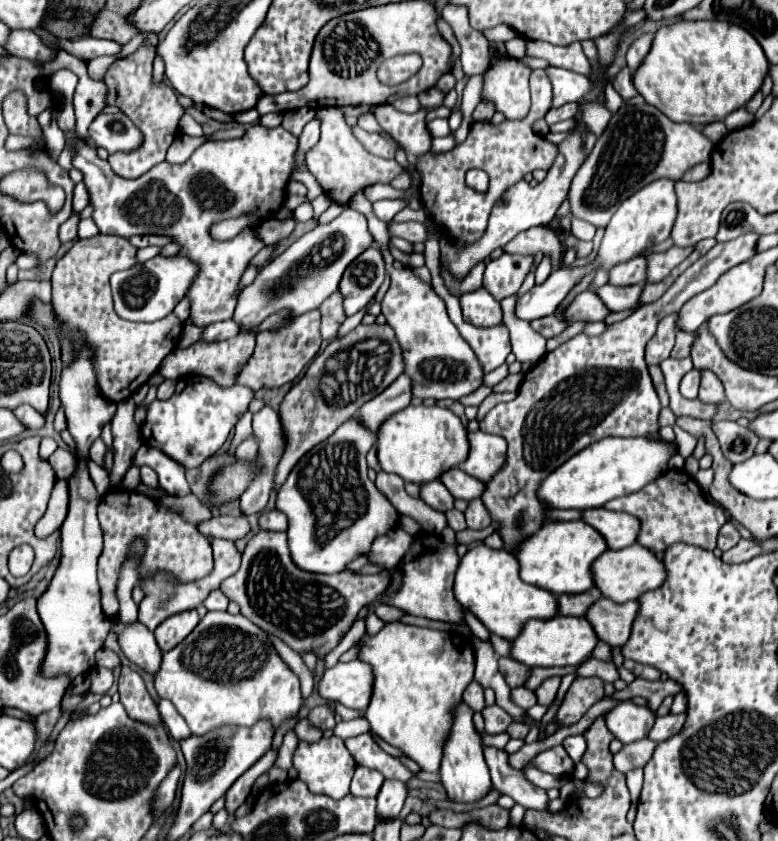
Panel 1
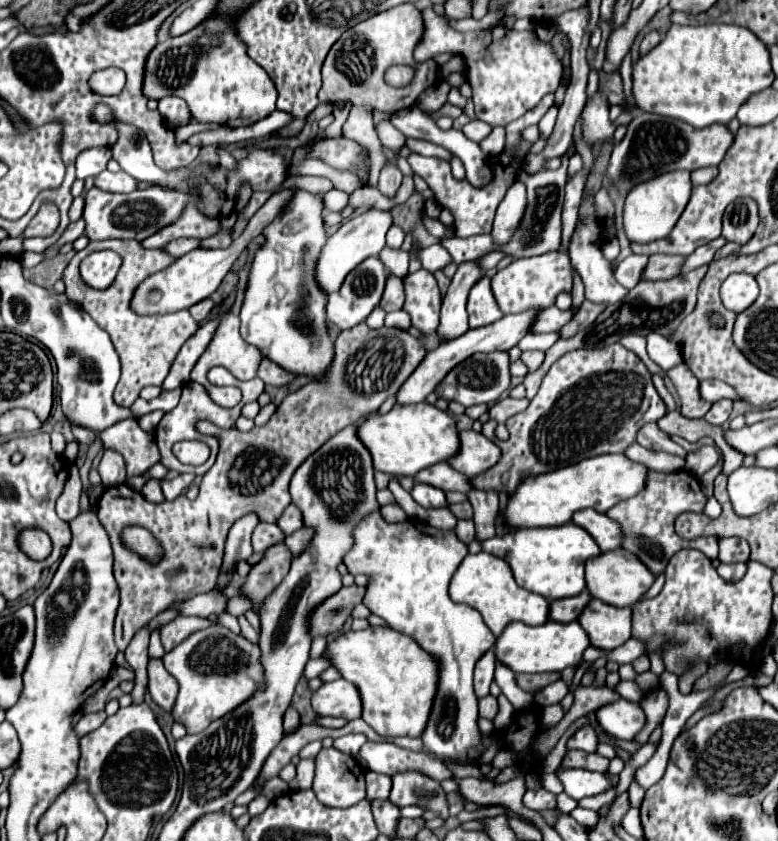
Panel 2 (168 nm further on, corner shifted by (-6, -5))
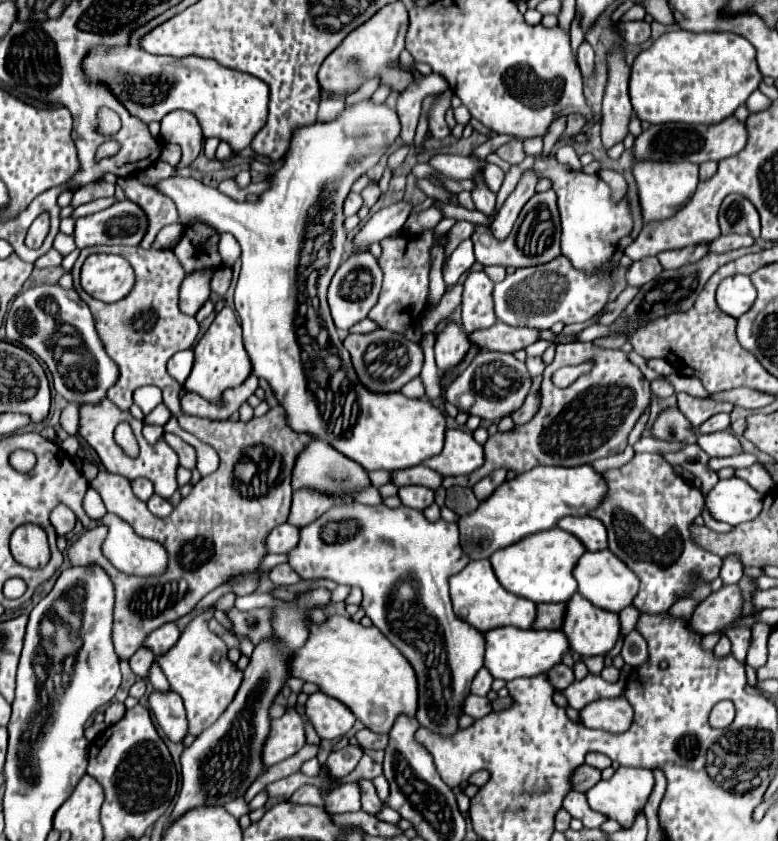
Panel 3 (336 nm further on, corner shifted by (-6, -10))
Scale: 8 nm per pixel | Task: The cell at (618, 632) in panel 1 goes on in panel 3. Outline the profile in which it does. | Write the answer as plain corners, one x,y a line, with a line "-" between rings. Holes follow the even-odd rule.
576,592
572,600
566,602
562,632
566,632
572,652
582,658
598,656
614,648
620,636
620,620
618,614
596,608

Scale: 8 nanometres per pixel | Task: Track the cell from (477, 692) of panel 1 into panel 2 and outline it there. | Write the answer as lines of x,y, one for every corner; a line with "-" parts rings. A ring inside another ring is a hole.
494,649
486,651
482,659
478,659
476,669
474,669
474,691
476,697
486,697
490,693
490,683
494,679

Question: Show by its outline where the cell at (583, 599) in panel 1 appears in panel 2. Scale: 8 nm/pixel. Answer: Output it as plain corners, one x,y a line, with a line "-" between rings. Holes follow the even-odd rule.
586,589
576,597
556,599
550,603
550,619
558,621
558,623
572,623
580,617
580,613
584,611
584,607
590,601
592,601
592,595

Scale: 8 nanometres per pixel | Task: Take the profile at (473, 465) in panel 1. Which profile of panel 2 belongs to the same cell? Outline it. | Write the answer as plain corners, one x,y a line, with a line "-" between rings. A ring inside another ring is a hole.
460,431
460,451
448,463
456,471
474,479
474,475
480,475
482,471
488,471
494,463
498,463
500,455
502,451
498,451
498,447
482,433

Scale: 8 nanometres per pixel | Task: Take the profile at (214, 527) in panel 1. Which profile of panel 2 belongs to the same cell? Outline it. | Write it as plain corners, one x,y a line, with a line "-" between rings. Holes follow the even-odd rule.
258,523
258,527
252,533
254,553
264,553
268,547
280,541
284,541
284,533
278,529
276,523

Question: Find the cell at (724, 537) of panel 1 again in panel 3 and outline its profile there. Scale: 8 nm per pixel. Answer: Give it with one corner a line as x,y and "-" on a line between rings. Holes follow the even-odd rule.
728,556
724,558
724,566
722,566
722,572
720,572
720,578
724,584
738,584
740,578
742,578
742,564
738,558
734,556

